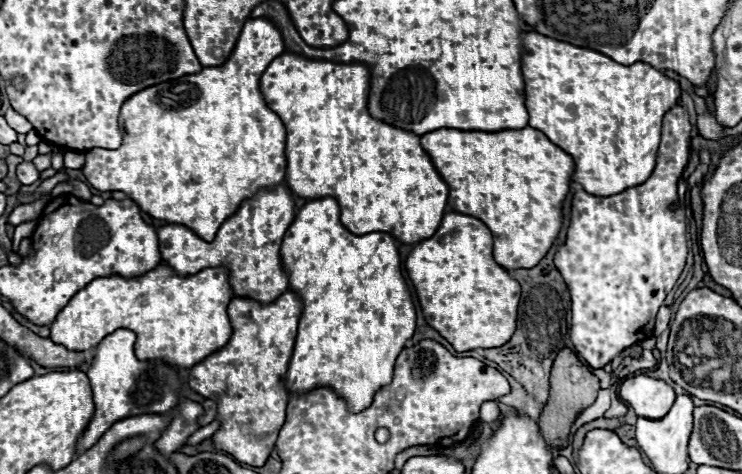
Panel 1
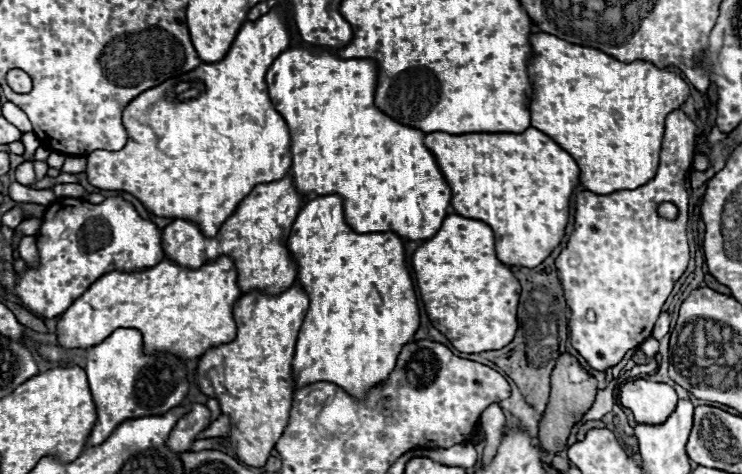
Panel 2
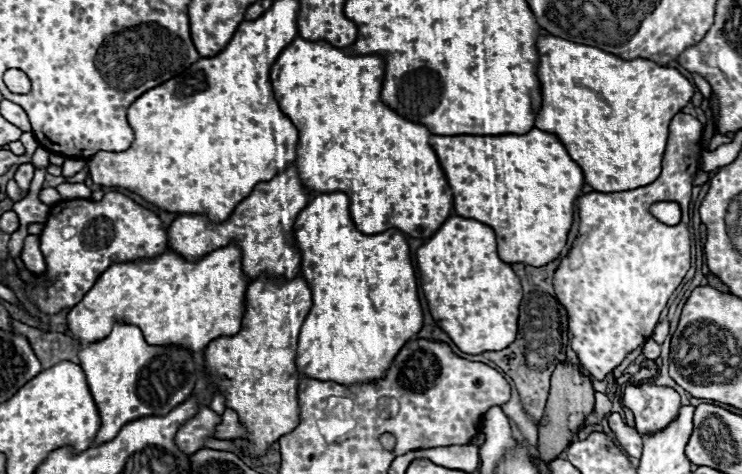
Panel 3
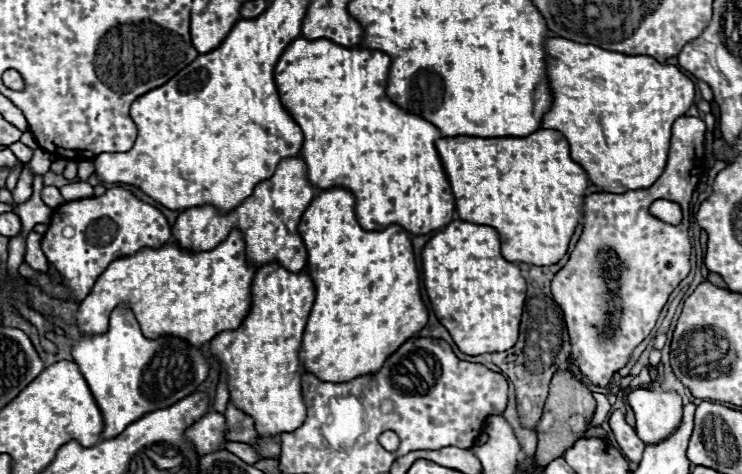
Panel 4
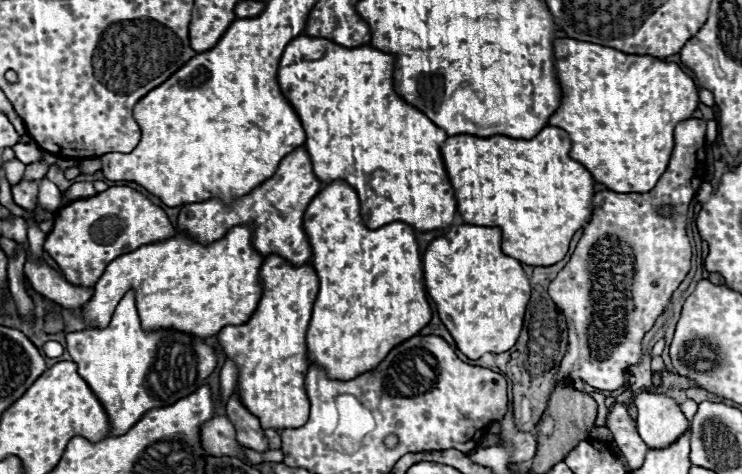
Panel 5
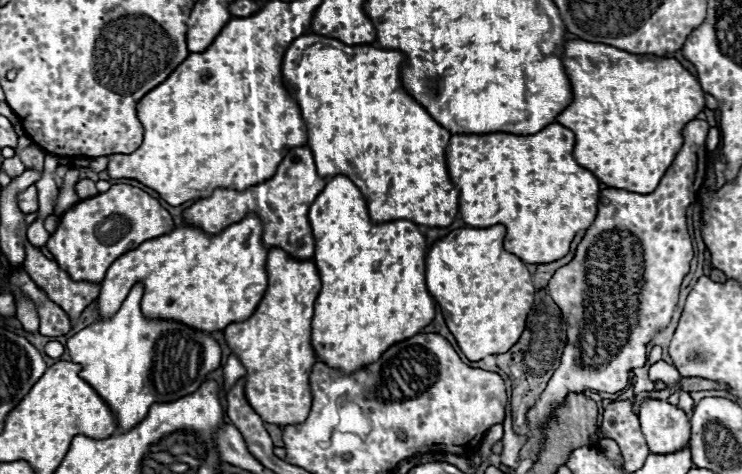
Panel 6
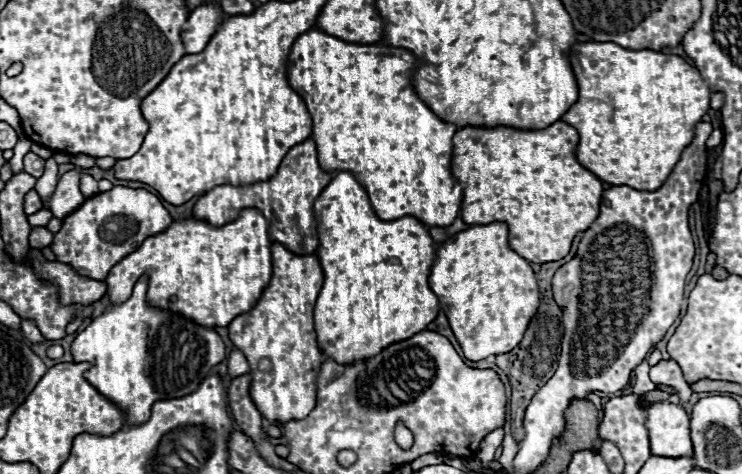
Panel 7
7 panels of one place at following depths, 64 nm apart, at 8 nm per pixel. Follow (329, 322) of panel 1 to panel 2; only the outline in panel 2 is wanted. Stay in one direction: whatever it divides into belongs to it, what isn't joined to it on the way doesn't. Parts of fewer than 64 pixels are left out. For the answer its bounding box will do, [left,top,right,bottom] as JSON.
[288,194,420,400]

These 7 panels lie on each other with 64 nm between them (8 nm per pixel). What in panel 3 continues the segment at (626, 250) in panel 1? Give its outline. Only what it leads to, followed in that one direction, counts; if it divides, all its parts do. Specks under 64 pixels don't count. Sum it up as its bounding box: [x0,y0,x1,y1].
[554,114,702,380]

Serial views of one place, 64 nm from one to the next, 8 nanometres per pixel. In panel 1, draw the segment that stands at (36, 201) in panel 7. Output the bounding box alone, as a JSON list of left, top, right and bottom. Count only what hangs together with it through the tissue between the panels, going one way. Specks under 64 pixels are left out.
[16,162,38,184]

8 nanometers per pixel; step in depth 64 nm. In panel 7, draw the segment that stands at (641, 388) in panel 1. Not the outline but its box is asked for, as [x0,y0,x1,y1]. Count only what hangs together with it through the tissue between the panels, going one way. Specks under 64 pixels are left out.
[646,402,692,456]

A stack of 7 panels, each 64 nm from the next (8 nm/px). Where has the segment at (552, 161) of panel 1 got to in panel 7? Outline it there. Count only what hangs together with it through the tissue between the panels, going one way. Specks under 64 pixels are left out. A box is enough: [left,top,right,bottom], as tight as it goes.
[452,122,602,264]

